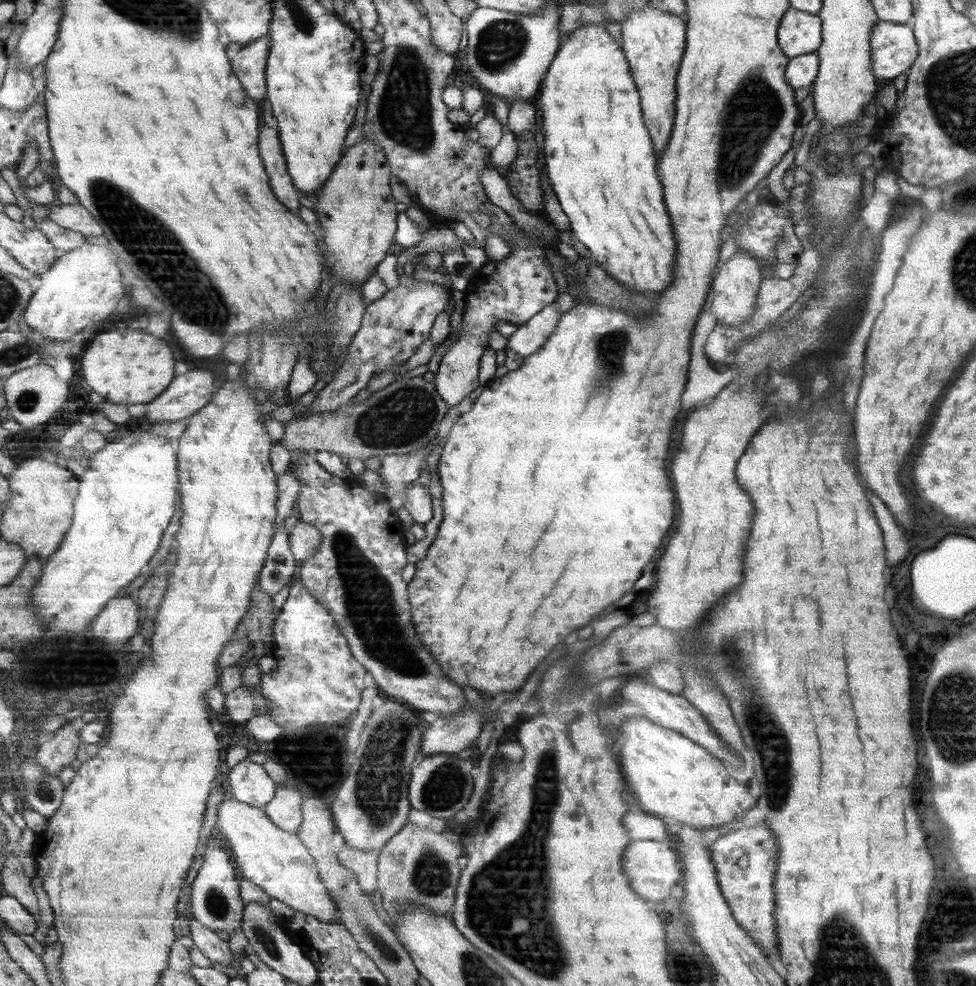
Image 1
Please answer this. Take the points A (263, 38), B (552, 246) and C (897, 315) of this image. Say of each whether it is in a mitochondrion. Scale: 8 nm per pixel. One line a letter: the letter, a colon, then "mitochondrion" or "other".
A: other
B: other
C: other

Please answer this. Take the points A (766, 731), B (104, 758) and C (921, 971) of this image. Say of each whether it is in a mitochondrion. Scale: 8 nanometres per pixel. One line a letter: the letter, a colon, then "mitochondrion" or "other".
A: mitochondrion
B: other
C: other

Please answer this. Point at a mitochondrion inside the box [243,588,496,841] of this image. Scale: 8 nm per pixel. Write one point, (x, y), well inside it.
(382, 781)

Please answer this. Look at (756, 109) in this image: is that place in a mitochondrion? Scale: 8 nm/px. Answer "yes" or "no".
yes

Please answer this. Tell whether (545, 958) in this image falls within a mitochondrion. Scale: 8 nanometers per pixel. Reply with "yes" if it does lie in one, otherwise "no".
yes

